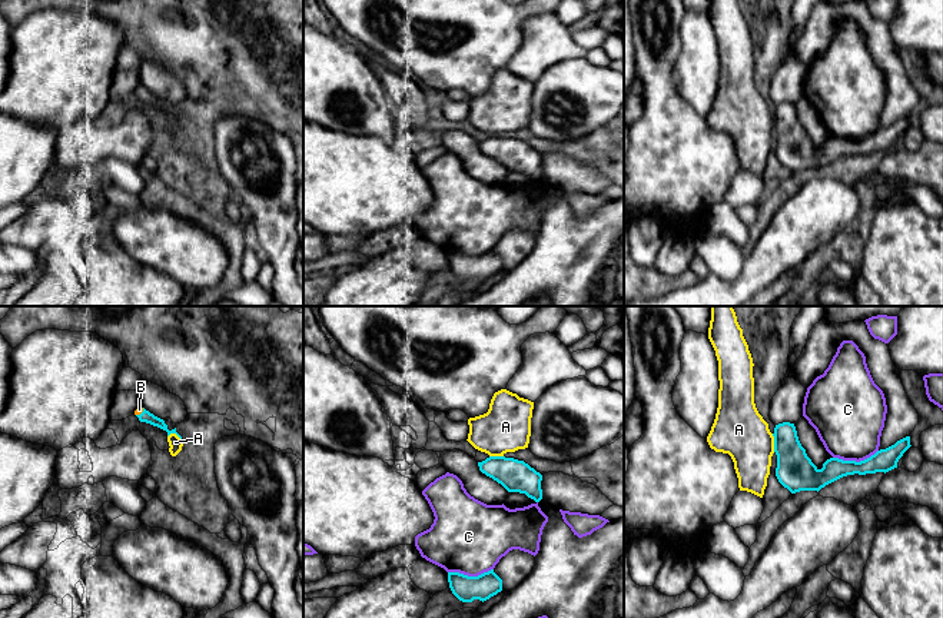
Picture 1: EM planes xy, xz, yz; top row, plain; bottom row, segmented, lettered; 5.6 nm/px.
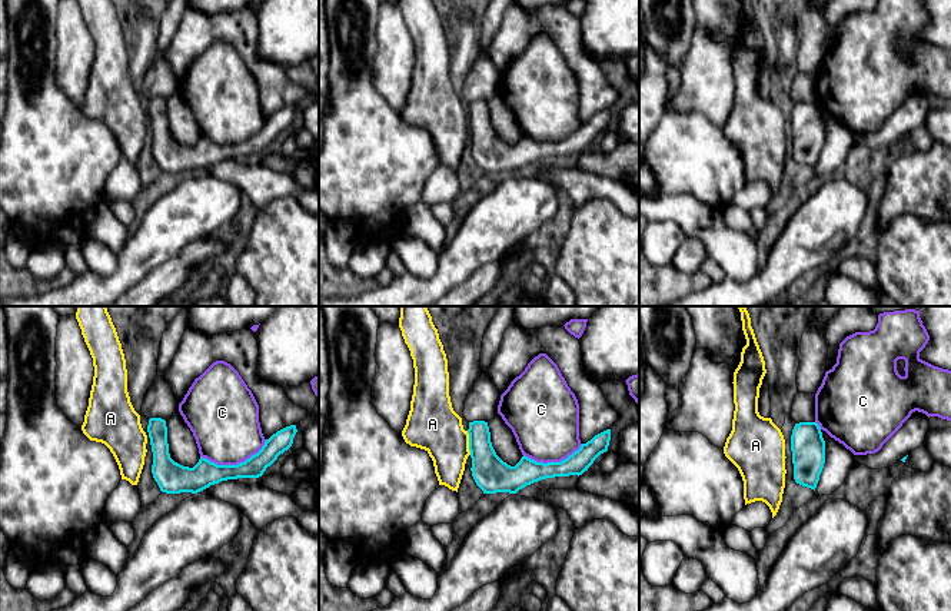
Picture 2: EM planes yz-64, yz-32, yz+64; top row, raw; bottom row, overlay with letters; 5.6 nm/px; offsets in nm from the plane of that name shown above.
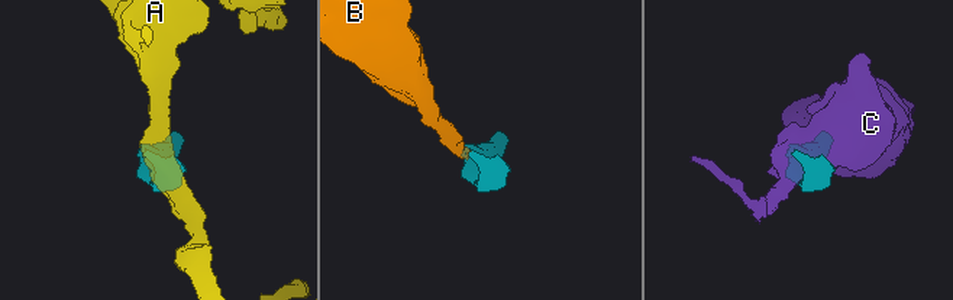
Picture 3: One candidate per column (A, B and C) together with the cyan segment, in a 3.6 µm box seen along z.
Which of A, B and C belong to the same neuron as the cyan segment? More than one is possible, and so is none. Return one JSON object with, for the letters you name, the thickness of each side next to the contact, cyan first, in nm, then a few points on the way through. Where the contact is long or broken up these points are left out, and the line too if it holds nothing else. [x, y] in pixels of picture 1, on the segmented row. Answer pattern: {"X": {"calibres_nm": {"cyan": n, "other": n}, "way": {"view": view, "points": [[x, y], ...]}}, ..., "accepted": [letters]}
{"B": {"calibres_nm": {"cyan": 70, "other": 40}, "way": {"view": "xy", "points": [[146, 417], [142, 412], [139, 409]]}}, "accepted": ["B"]}

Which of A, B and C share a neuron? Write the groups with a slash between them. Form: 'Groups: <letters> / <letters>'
Groups: A / B / C

